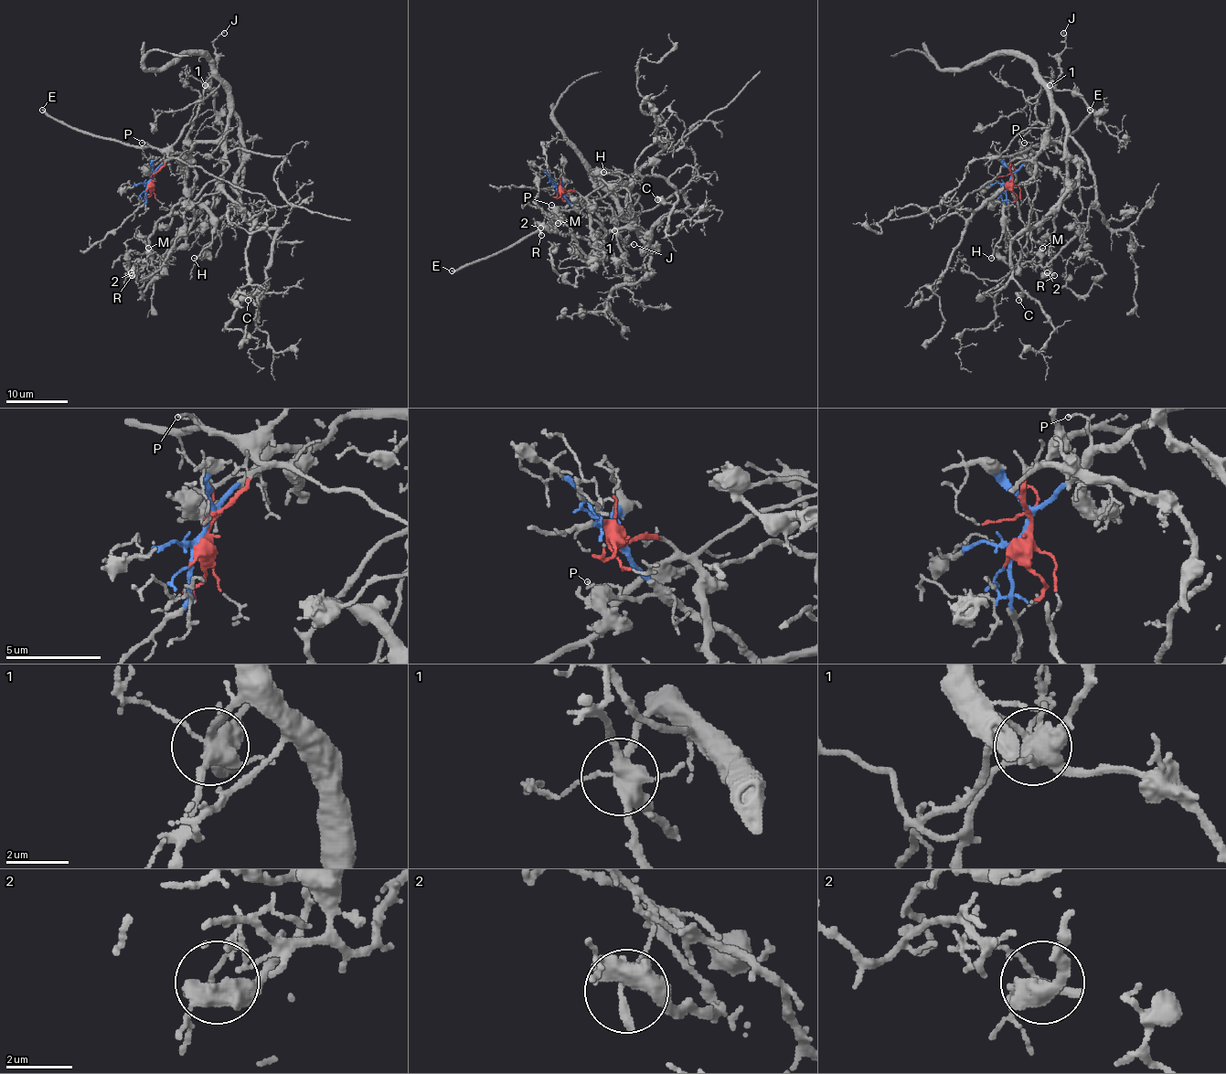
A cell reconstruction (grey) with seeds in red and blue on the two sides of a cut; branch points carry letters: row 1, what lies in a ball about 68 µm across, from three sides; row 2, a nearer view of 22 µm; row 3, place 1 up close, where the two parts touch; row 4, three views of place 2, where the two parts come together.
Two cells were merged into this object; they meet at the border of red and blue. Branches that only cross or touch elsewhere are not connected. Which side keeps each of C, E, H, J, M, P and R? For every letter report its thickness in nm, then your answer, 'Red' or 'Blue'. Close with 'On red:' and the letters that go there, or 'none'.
C: Thickness 240 nm. Blue
E: Thickness 320 nm. Red
H: Thickness 220 nm. Blue
J: Thickness 100 nm. Red
M: Thickness 550 nm. Red
P: Thickness 110 nm. Red
R: Thickness 240 nm. Red
On red: E, J, M, P, R

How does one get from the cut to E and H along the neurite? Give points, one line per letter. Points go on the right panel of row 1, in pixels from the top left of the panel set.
E: (1009, 181), (1014, 158), (1028, 147), (1050, 146), (1068, 137), (1086, 118), (1089, 109)
H: (1009, 181), (1050, 143), (1026, 181), (991, 195), (1003, 206), (1003, 233), (991, 258)

